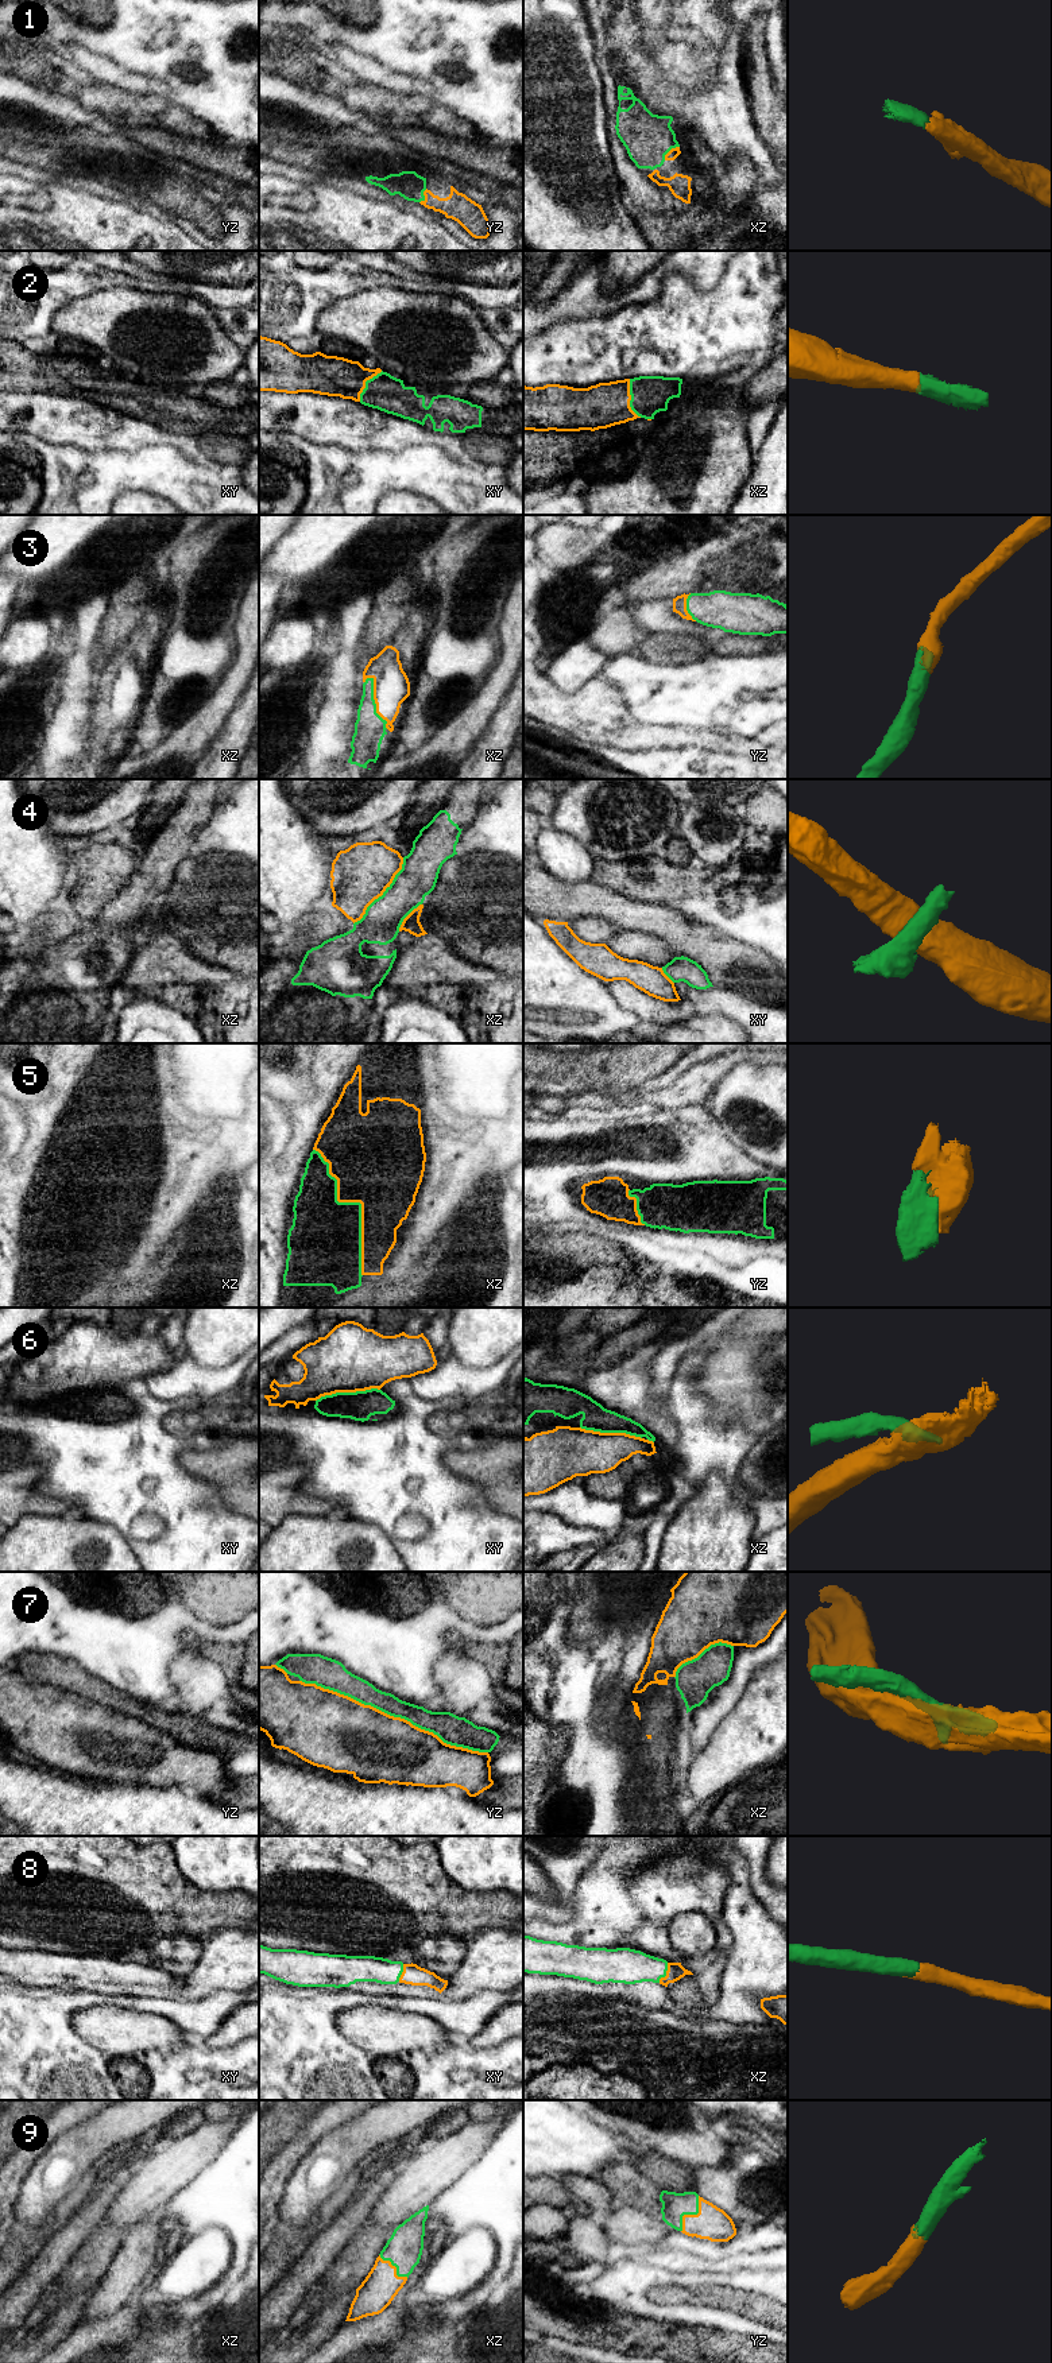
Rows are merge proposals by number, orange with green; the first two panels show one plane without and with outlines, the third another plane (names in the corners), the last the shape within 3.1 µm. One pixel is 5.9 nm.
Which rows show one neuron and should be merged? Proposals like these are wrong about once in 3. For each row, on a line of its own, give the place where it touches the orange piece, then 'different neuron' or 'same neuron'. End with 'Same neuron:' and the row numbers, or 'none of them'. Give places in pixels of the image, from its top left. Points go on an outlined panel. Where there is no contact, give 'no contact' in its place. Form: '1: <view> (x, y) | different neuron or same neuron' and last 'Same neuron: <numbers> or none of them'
1: xz (669, 151) | same neuron
2: xz (630, 399) | same neuron
3: xz (375, 701) | same neuron
4: xz (383, 891) | different neuron
5: xz (359, 1201) | same neuron
6: xy (347, 1391) | different neuron
7: yz (393, 1716) | different neuron
8: xz (666, 1974) | same neuron
9: yz (691, 2215) | same neuron
Same neuron: 1, 2, 3, 5, 8, 9

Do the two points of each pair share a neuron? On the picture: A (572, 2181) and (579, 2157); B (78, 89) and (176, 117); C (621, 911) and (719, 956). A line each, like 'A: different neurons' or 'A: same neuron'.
A: different neurons
B: same neuron
C: same neuron

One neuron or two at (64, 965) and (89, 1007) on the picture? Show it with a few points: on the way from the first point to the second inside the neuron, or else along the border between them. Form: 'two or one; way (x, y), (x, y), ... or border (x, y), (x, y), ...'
one; way (70, 976), (70, 988), (78, 996)

